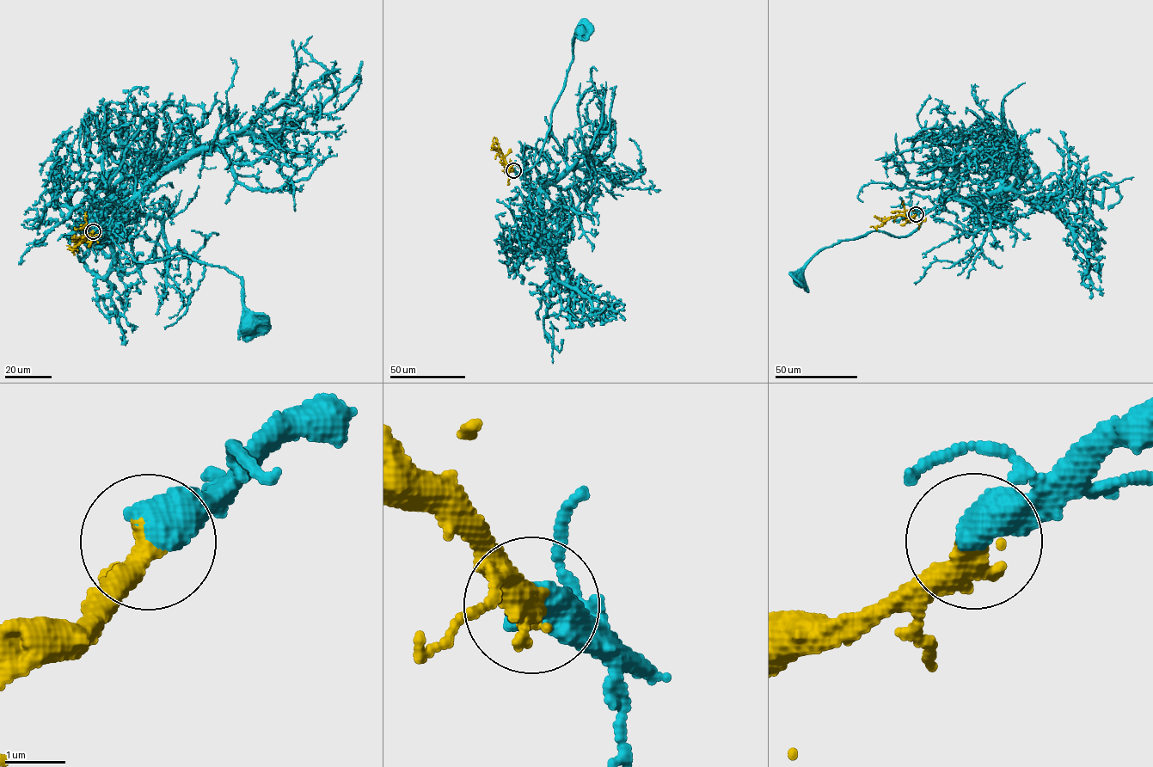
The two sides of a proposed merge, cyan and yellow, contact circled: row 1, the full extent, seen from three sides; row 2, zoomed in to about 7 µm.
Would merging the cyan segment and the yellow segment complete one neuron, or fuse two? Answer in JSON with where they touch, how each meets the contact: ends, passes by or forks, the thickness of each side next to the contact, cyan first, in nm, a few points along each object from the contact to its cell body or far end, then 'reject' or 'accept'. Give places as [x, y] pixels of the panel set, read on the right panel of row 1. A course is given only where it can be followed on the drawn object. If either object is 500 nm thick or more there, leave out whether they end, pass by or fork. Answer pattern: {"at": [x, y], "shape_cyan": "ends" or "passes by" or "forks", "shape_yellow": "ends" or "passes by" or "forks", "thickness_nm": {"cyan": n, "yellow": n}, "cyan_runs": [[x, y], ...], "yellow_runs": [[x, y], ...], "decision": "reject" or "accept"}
{"at": [916, 214], "thickness_nm": {"cyan": 650, "yellow": 480}, "cyan_runs": [[915, 214], [929, 211], [923, 216], [918, 227], [904, 236], [870, 231], [823, 248], [806, 265], [800, 282]], "yellow_runs": [[915, 214], [891, 217], [880, 226], [870, 227]], "decision": "accept"}

